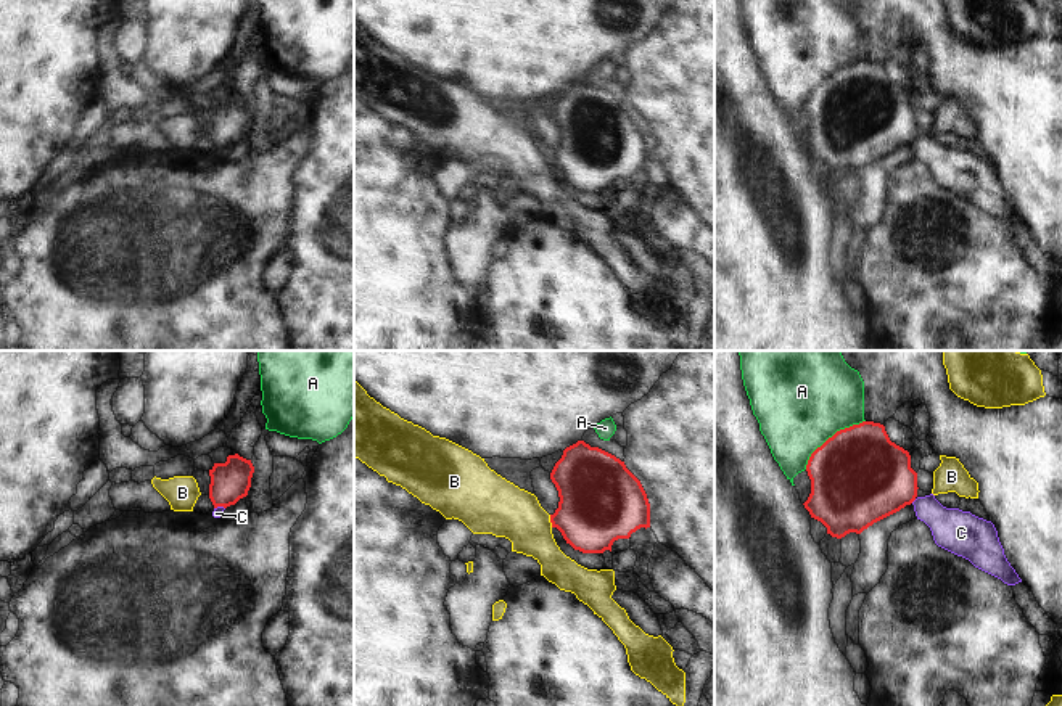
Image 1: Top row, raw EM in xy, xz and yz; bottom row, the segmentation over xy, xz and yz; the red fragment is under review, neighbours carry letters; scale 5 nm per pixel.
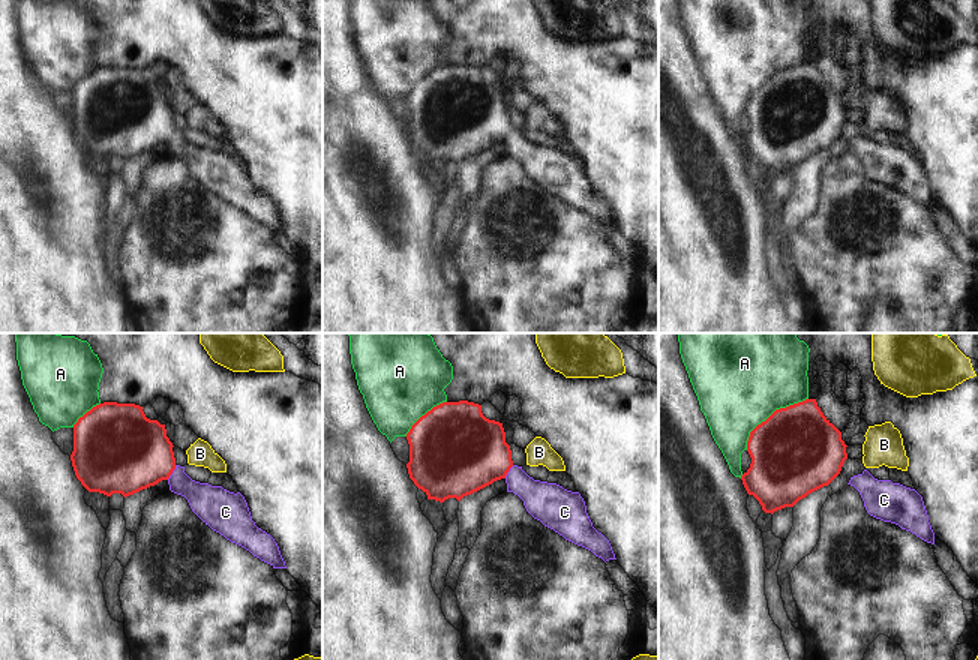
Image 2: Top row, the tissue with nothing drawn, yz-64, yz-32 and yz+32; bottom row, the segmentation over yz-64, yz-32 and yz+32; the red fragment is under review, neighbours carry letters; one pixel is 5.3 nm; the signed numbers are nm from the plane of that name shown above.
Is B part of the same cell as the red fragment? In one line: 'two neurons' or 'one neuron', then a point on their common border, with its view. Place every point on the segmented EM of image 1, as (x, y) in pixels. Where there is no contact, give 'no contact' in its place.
two neurons; contact xz (551, 521)

